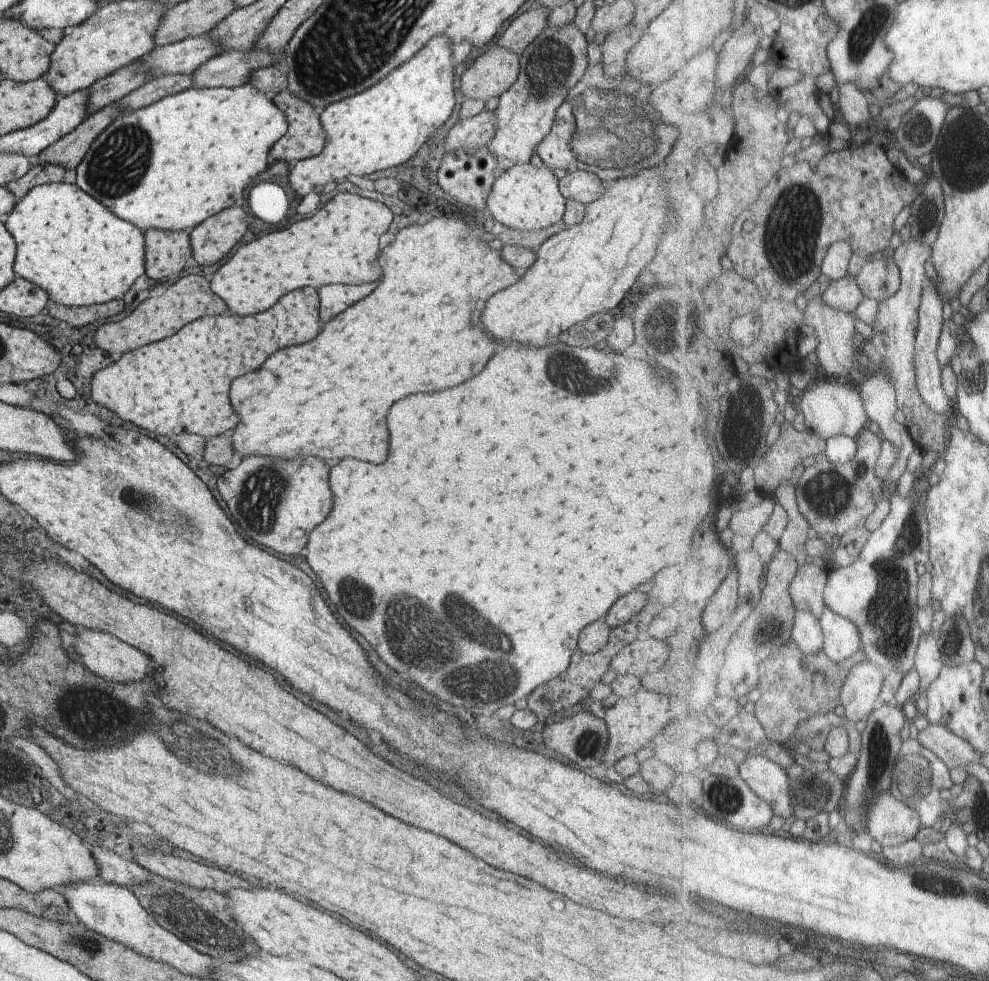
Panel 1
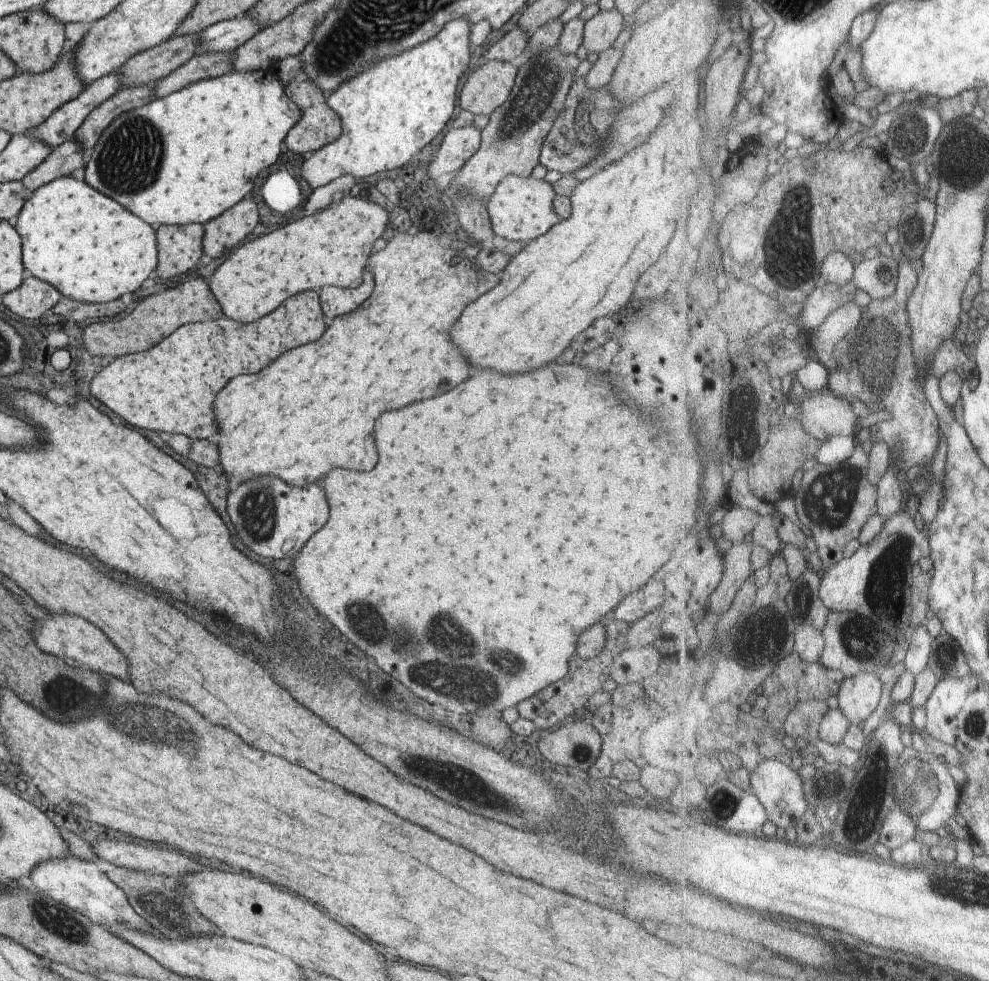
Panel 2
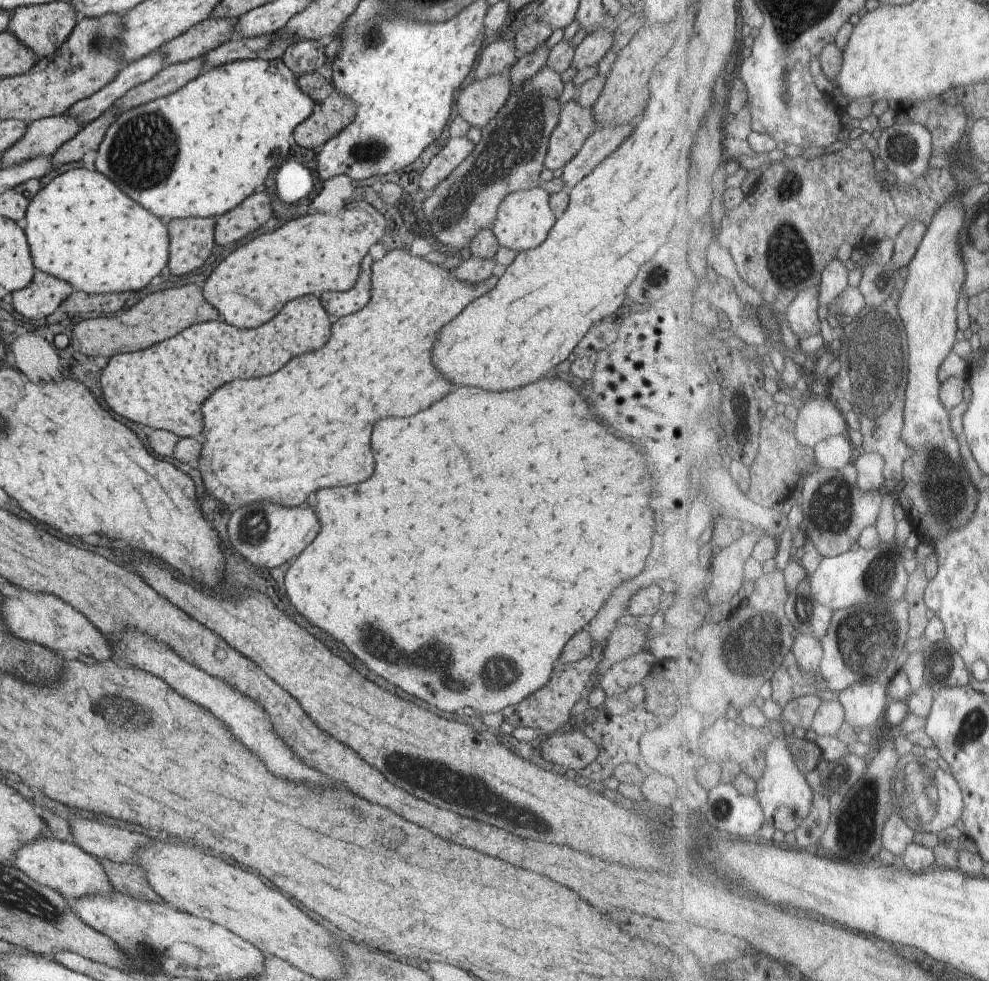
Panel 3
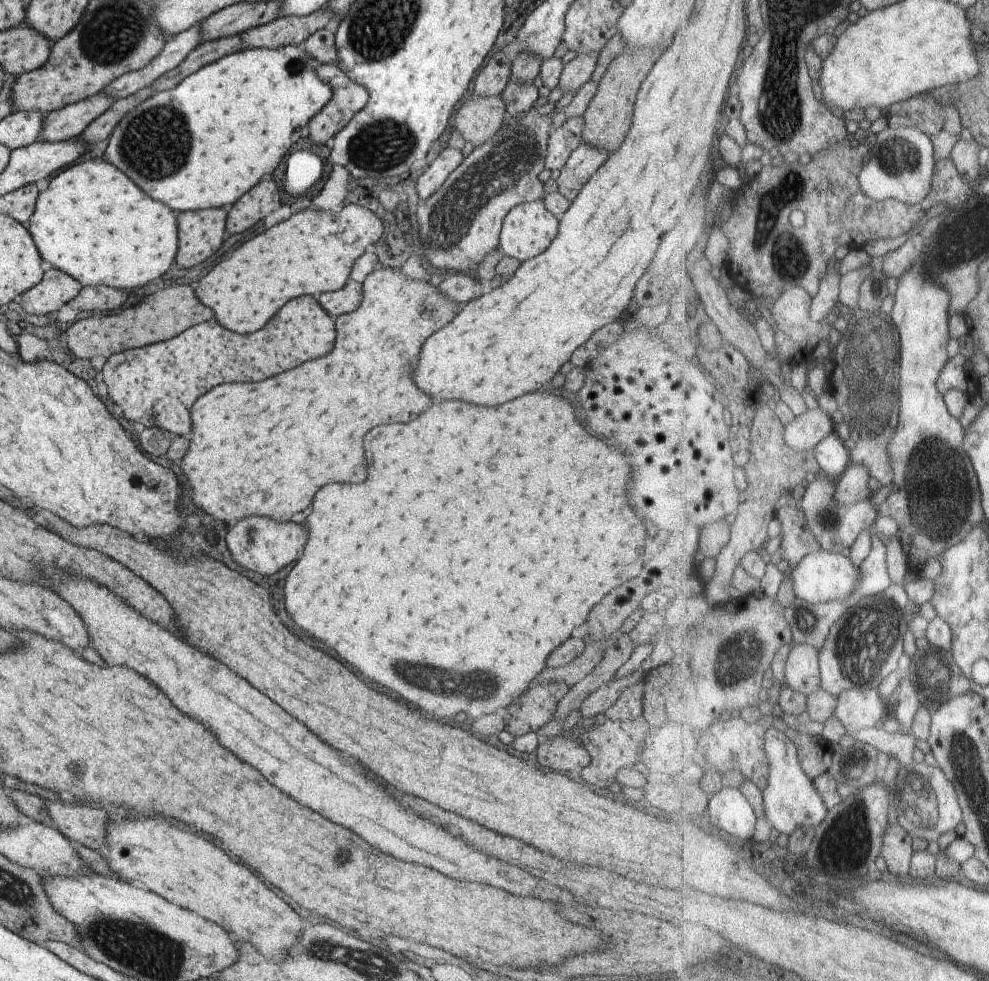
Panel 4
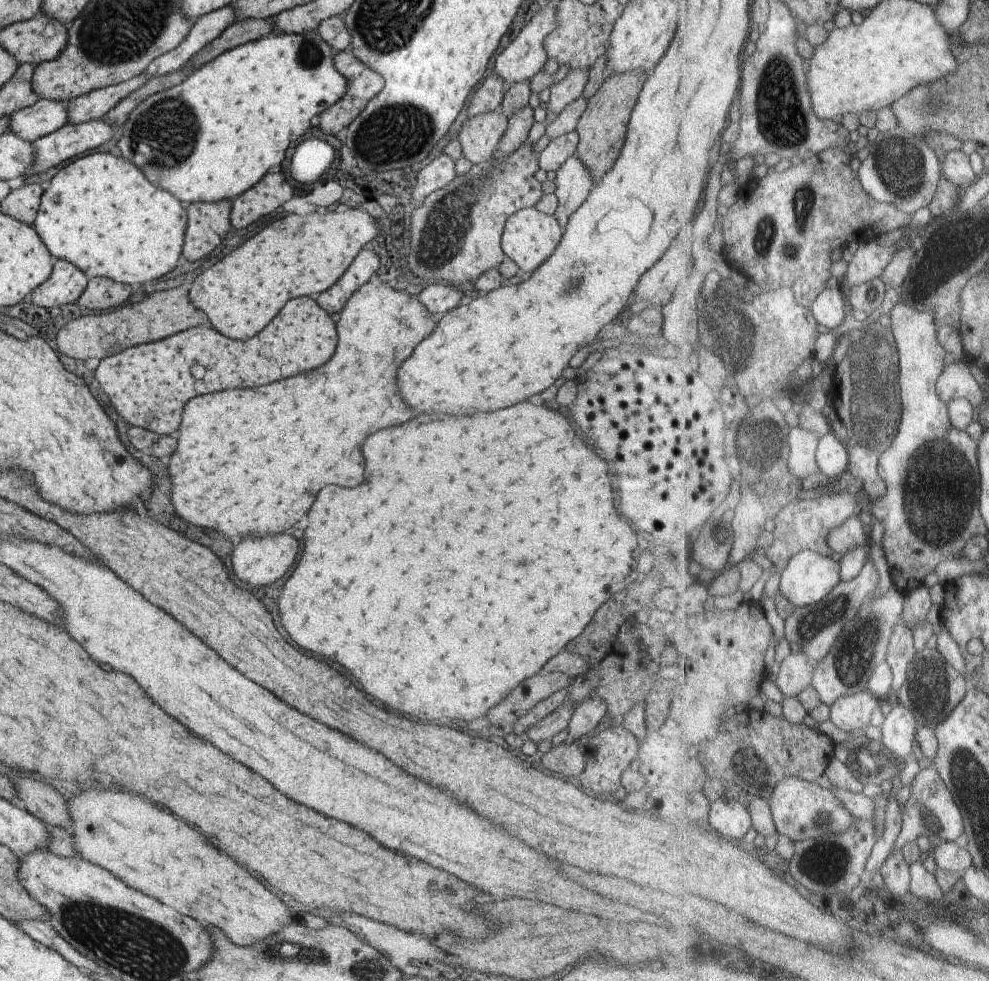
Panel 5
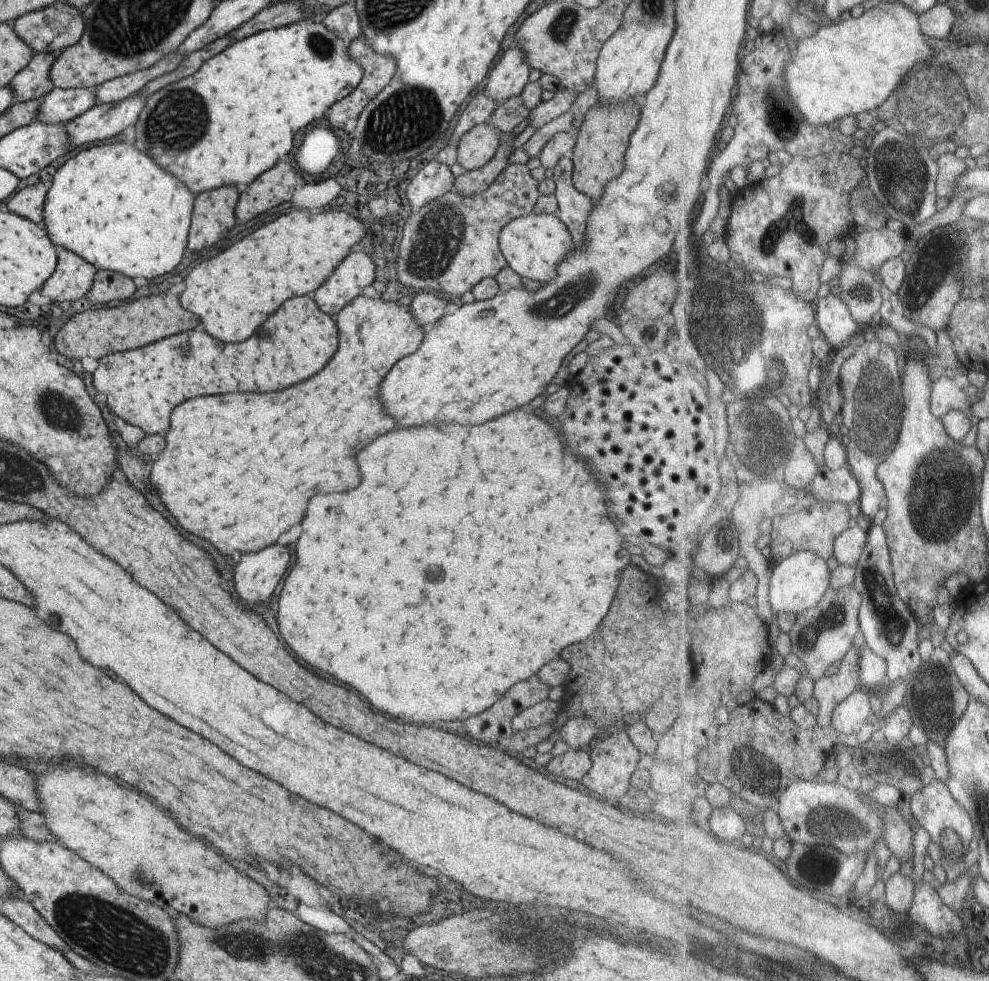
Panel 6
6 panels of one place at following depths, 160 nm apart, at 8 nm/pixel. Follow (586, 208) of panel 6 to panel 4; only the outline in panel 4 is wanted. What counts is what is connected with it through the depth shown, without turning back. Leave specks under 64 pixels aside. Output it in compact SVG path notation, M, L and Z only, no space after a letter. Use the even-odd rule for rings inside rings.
M579 143L571 152L565 164L560 168L556 184L561 196L571 202L581 190L584 182L603 164L607 158L607 149L591 146L589 143Z

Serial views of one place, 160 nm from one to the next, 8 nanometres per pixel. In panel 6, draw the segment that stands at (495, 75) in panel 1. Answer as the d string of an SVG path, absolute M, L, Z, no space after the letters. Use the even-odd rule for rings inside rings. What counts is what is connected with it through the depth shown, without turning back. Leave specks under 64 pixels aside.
M490 121L476 124L461 135L456 147L456 162L465 170L482 167L494 155L503 133Z

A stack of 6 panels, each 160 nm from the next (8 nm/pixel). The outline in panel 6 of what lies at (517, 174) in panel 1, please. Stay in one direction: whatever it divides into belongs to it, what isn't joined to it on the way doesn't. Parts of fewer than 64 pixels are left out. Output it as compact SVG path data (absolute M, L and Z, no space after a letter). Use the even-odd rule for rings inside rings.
M529 213L507 222L498 234L498 247L506 266L521 278L546 283L556 275L555 265L572 250L566 226L553 214Z

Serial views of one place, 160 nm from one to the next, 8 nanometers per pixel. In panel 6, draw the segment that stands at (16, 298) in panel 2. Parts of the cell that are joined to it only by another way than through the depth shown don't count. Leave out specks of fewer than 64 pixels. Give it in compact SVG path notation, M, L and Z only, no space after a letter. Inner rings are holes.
M56 247L56 269L38 291L51 303L77 300L89 290L95 271L76 254Z

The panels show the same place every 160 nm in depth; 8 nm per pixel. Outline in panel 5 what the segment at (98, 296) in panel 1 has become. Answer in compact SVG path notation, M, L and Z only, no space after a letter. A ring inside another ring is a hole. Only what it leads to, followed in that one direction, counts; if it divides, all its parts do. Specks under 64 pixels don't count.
M116 151L81 156L60 169L47 184L33 219L33 230L51 256L76 266L87 280L105 277L124 285L143 284L167 274L179 260L186 229L185 205L153 188L139 169Z

